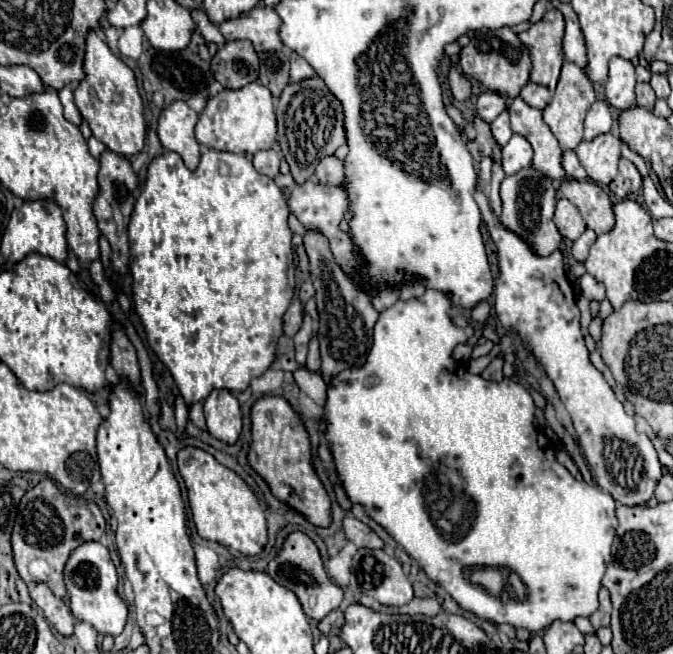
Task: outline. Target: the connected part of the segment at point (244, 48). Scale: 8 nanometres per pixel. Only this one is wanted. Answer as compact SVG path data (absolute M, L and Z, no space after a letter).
M248 40L228 42L212 58L214 78L230 90L238 90L258 78L258 54Z

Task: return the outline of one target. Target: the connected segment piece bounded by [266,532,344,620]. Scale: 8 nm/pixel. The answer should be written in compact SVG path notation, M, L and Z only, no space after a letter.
M292 532L288 536L288 540L284 542L282 552L268 564L266 574L272 576L280 586L292 590L298 596L298 600L300 600L300 604L302 604L308 618L322 620L332 610L342 606L342 600L344 600L342 590L328 578L316 544L302 532Z

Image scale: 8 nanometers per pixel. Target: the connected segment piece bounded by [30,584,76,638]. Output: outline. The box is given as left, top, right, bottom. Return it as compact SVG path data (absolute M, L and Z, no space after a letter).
M30 584L30 596L60 636L66 638L66 636L74 634L76 620L74 620L70 608L62 602L62 598L54 596L48 590L48 586L44 586L44 584Z

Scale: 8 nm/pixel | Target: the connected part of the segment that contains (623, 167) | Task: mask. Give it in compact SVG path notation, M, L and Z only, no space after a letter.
M622 158L622 160L620 160L618 176L612 180L612 184L610 184L608 188L614 192L616 198L628 198L630 194L638 192L640 186L642 186L642 176L640 176L640 172L636 170L636 166L634 166L630 160Z

